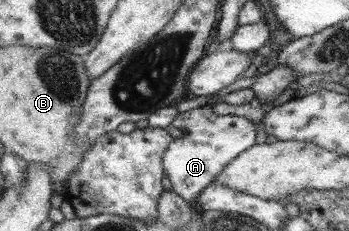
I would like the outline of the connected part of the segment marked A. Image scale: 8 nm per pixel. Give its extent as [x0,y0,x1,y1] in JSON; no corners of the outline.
[163,106,256,205]

